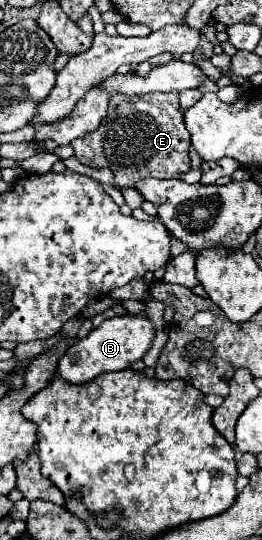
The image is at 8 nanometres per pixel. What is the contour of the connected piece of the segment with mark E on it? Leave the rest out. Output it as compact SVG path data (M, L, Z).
M151 93L151 95L113 95L109 111L101 125L71 141L75 157L89 167L107 167L115 175L115 183L131 187L133 179L159 177L179 179L191 169L189 161L189 131L179 109L179 93Z

